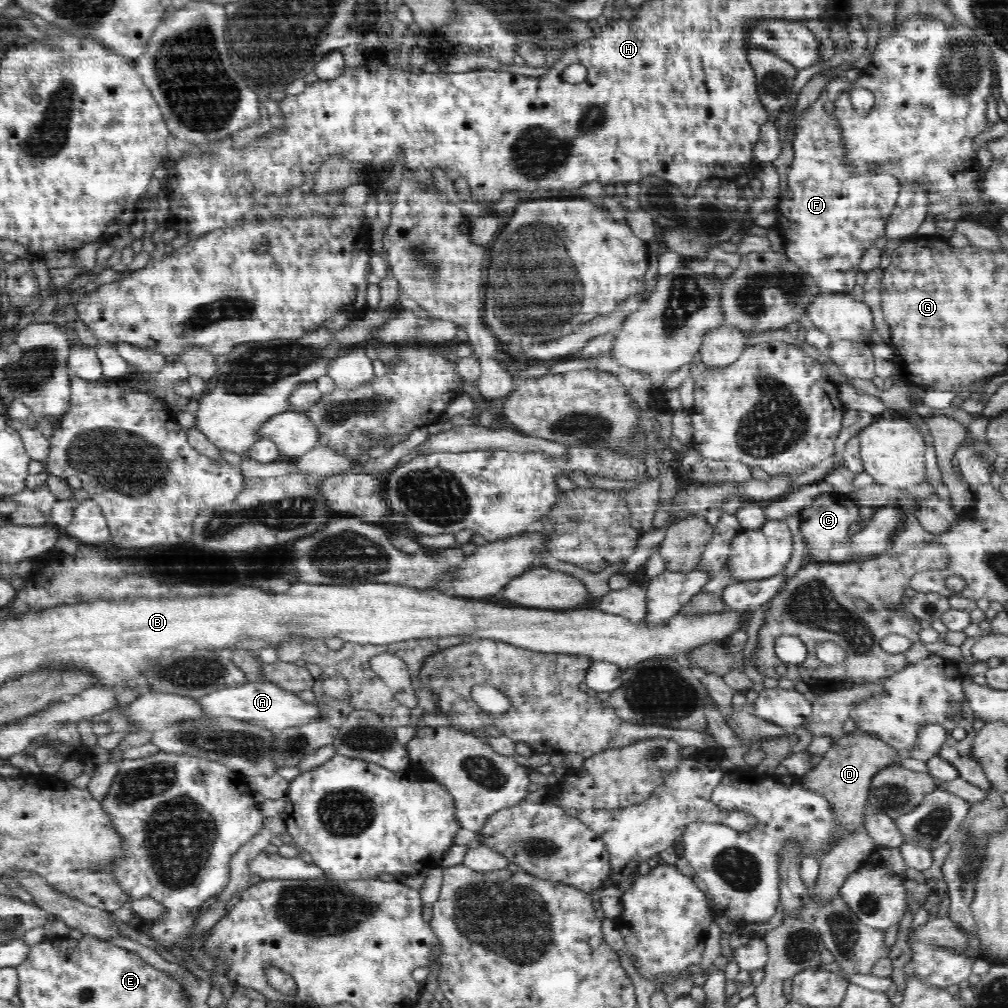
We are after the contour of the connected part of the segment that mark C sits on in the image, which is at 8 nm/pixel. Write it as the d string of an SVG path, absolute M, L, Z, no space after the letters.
M824 493L816 496L810 506L805 506L800 512L800 531L804 536L803 541L807 546L818 549L828 549L830 542L844 542L850 534L850 524L857 520L862 521L859 517L859 508L848 494L843 493Z

